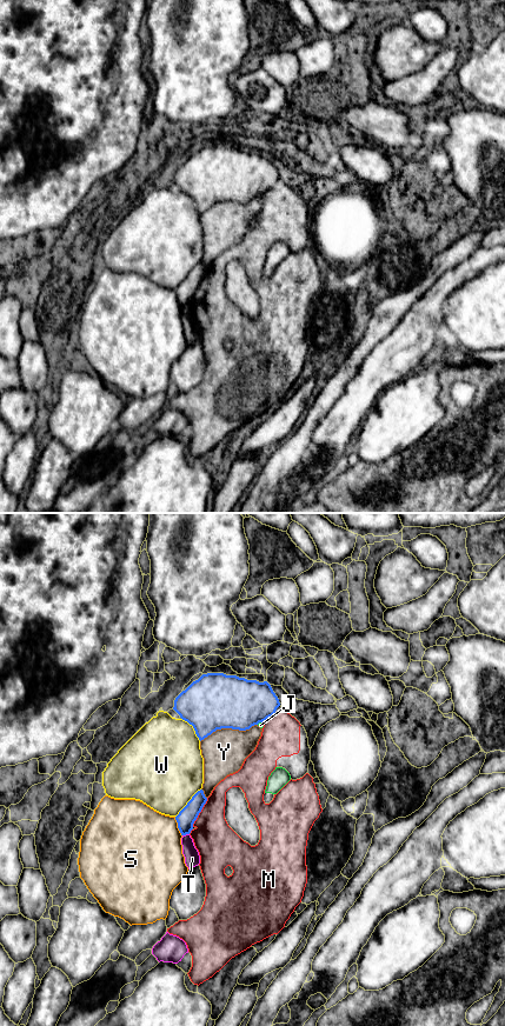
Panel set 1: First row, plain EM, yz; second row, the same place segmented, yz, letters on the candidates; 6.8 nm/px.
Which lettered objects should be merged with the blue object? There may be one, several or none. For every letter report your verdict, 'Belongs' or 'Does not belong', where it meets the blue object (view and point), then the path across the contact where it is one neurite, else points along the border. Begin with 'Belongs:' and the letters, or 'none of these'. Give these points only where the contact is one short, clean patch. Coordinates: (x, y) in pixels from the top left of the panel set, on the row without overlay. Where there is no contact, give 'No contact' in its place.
Belongs: none of these
J: Does not belong. Touches blue at yz (259, 194)
M: Does not belong. Touches blue at yz (200, 284)
S: Does not belong. Touches blue at yz (178, 299)
T: Does not belong. Touches blue at yz (185, 307)
W: Does not belong. Touches blue at yz (187, 275)
Y: Does not belong. Touches blue at yz (228, 200)

